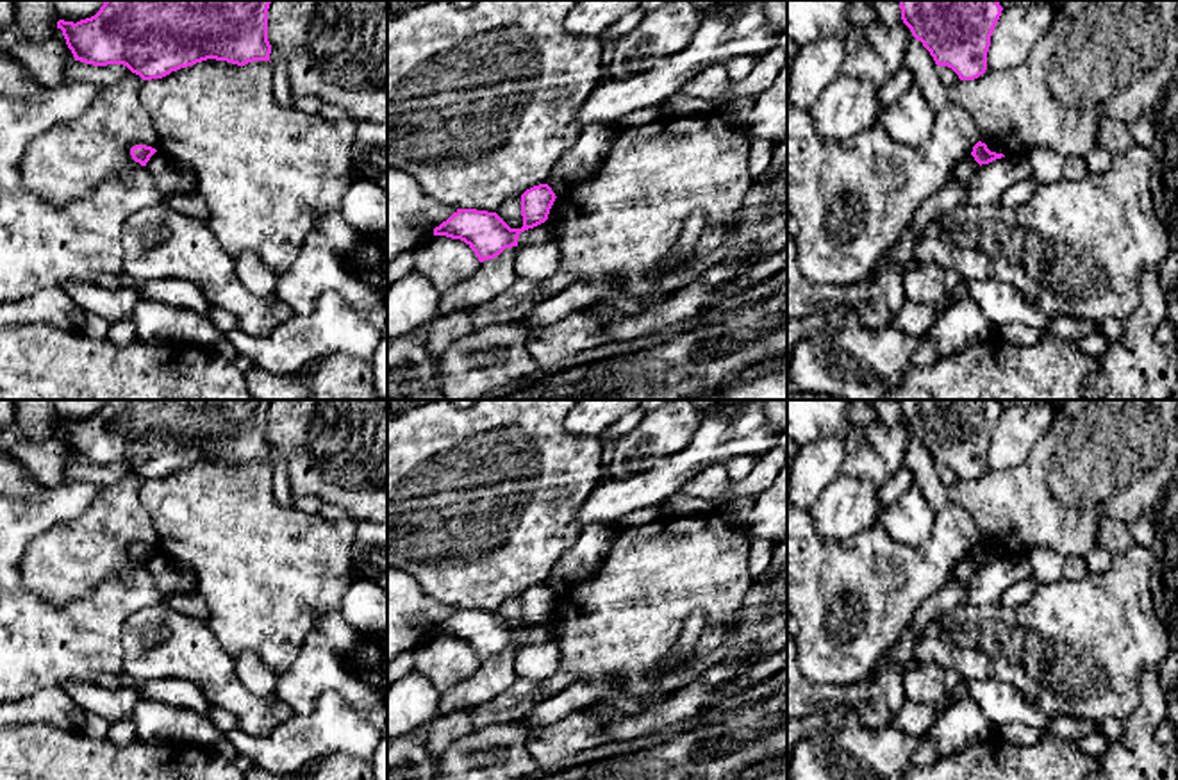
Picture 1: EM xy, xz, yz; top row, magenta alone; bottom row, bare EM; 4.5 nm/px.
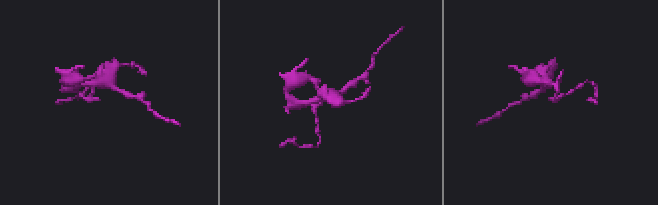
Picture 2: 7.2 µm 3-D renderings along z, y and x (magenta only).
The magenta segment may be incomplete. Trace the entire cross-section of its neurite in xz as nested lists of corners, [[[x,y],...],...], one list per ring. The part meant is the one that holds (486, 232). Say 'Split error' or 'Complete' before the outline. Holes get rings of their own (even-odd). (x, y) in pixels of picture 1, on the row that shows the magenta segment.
Complete. [[[539,184],[521,195],[523,227],[510,228],[496,212],[457,209],[434,228],[434,236],[464,241],[480,262],[498,257],[505,248],[518,246],[519,234],[548,220],[555,202],[548,184]]]

